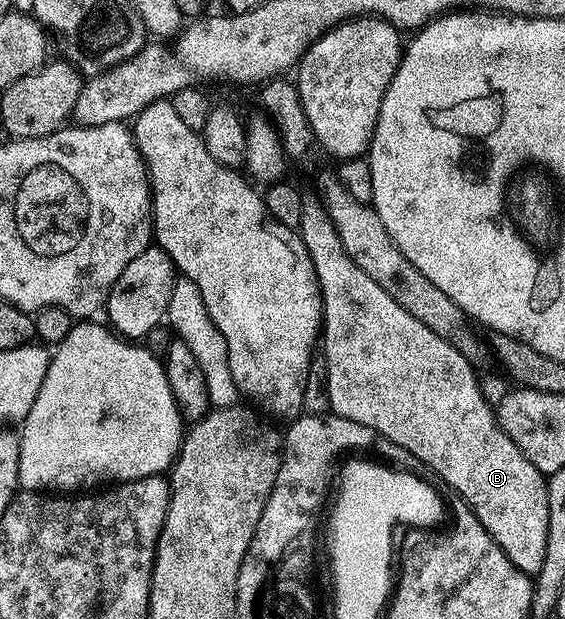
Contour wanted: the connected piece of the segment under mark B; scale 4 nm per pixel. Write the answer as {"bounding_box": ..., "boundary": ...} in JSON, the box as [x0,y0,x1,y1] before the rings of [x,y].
{"bounding_box":[297,197,549,576],"boundary":[[[318,197],[306,199],[297,233],[301,236],[307,251],[311,253],[313,268],[317,272],[317,284],[323,297],[321,353],[327,358],[330,413],[336,414],[338,418],[353,420],[357,424],[365,424],[365,428],[373,428],[376,436],[387,438],[393,444],[405,448],[405,452],[409,452],[416,463],[418,461],[424,462],[445,485],[455,489],[454,493],[463,499],[466,506],[477,516],[477,520],[481,520],[485,532],[489,532],[489,536],[499,545],[501,552],[505,552],[505,556],[509,556],[509,560],[519,571],[528,576],[534,576],[537,572],[541,572],[541,563],[545,560],[545,540],[549,536],[547,478],[533,464],[529,464],[529,460],[523,455],[521,448],[517,448],[517,444],[513,444],[513,440],[509,440],[507,433],[499,427],[496,407],[491,406],[485,400],[479,387],[480,375],[477,373],[476,367],[472,366],[469,360],[465,360],[465,356],[461,356],[461,352],[457,352],[457,348],[453,348],[453,344],[441,340],[441,336],[437,336],[437,332],[425,328],[425,324],[421,324],[421,320],[409,316],[409,312],[405,312],[405,308],[401,308],[401,304],[397,304],[397,300],[393,300],[393,296],[389,296],[389,292],[385,292],[385,288],[380,288],[370,276],[365,276],[365,272],[361,272],[361,268],[357,268],[357,264],[353,264],[353,260],[349,260],[349,252],[345,252],[345,248],[341,244],[341,236],[337,236],[337,228],[333,228],[333,222],[329,220],[329,216]]]}

